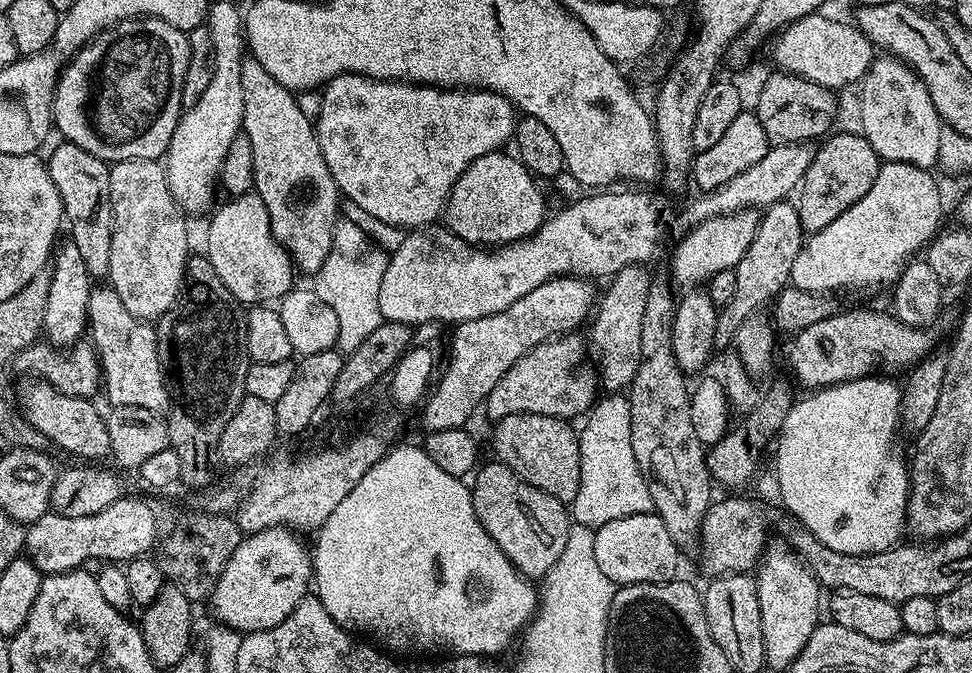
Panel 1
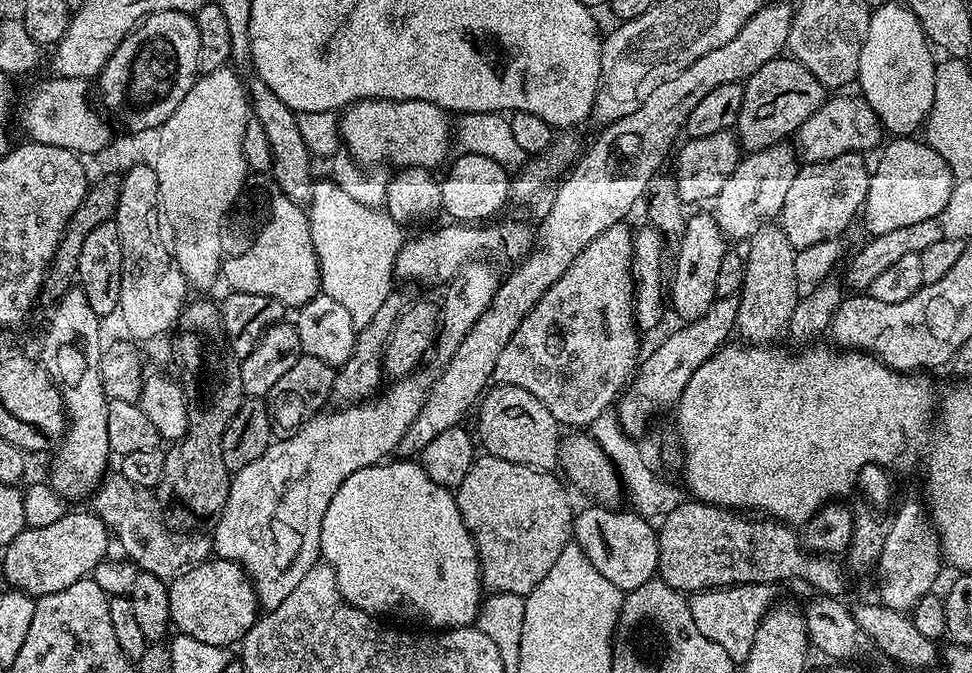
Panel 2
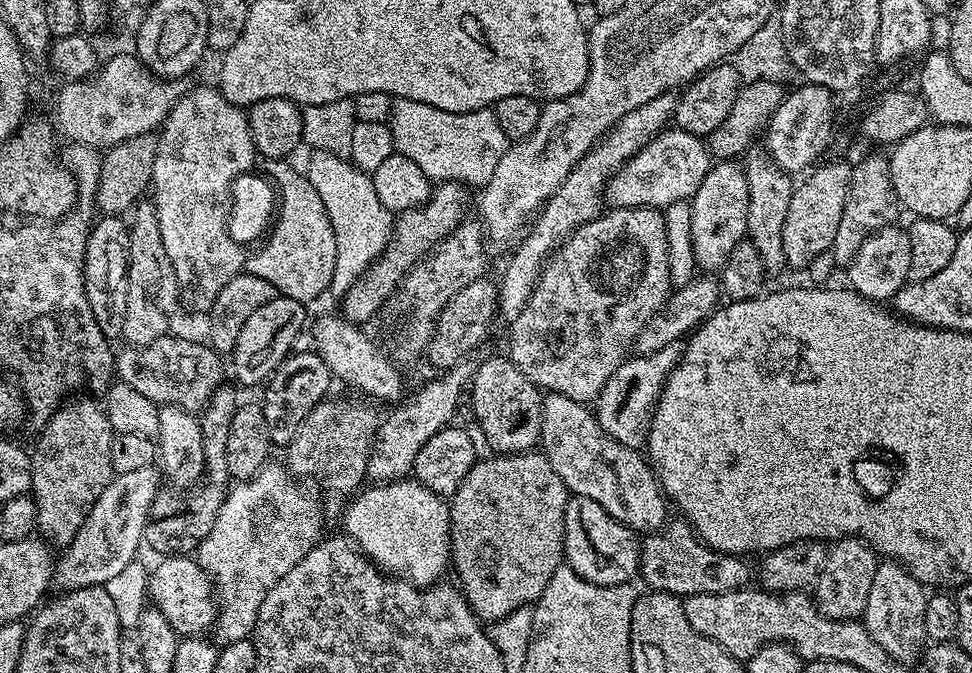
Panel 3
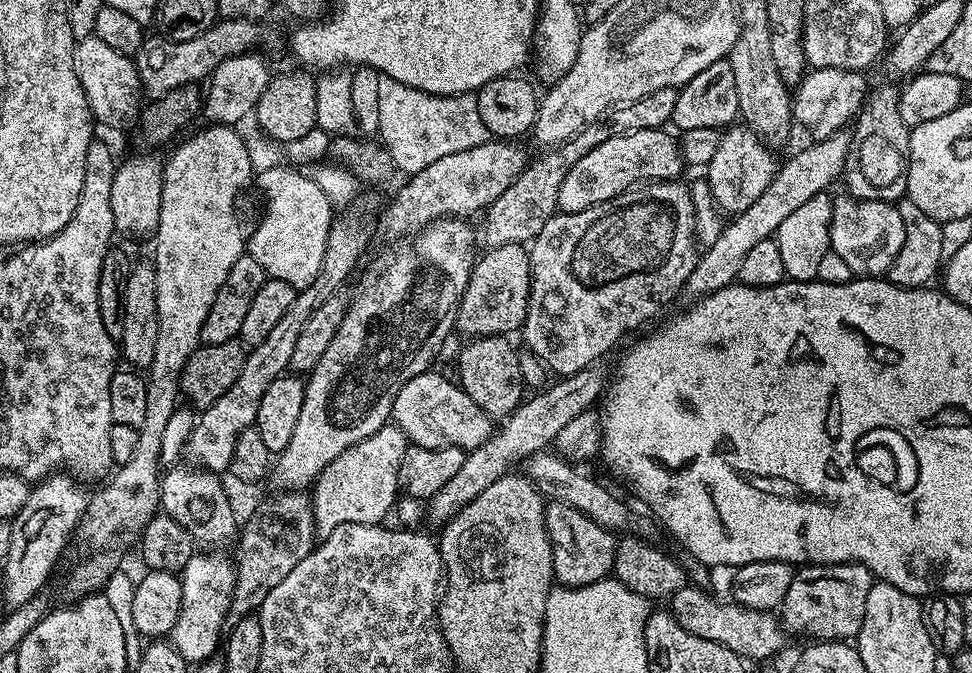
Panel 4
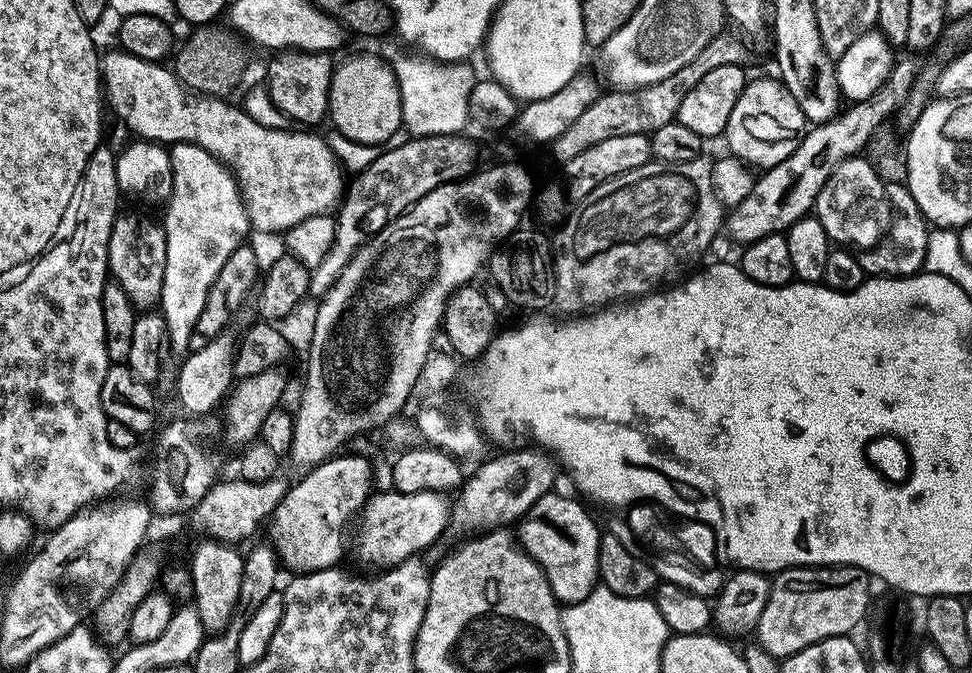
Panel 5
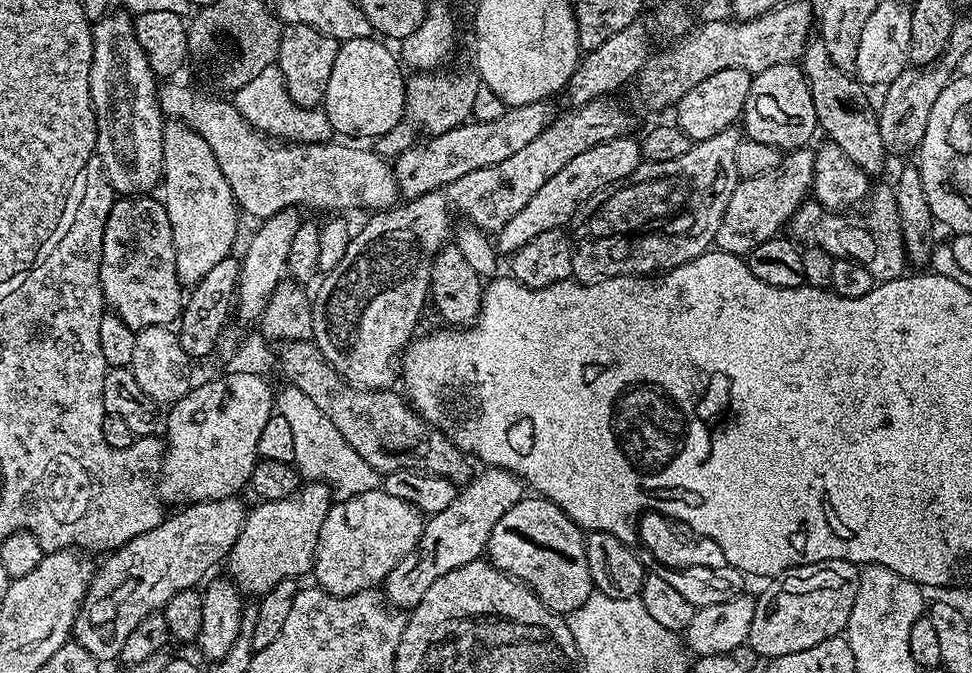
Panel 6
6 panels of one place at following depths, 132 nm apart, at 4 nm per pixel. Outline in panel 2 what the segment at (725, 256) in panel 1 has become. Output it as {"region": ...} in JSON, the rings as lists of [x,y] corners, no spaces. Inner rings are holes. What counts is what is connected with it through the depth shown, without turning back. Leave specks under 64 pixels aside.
{"region":[[[781,142],[761,152],[747,153],[714,201],[714,215],[725,237],[732,242],[747,242],[759,228],[775,221],[786,202],[786,194],[794,183],[797,171],[798,152],[791,143]]]}

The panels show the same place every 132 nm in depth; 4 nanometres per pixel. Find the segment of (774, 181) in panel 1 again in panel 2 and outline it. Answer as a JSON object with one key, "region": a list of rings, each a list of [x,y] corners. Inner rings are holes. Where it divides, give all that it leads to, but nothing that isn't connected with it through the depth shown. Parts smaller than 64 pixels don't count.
{"region":[[[848,94],[833,95],[836,96],[833,100],[832,97],[825,99],[824,105],[814,114],[810,114],[810,118],[806,118],[806,122],[802,122],[802,126],[794,133],[794,144],[804,164],[826,162],[830,158],[838,158],[838,154],[846,154],[847,152],[868,154],[871,148],[877,147],[876,149],[879,149],[881,147],[886,133],[872,107],[864,103],[863,99],[855,98],[856,100],[851,100],[850,97],[844,95]]]}

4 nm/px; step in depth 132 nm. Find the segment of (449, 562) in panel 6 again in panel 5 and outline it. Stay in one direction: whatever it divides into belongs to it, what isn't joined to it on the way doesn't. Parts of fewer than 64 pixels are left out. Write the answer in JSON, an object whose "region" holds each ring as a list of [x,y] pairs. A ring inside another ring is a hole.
{"region":[[[520,446],[515,450],[502,452],[504,453],[501,456],[496,456],[493,460],[485,459],[483,461],[485,464],[473,476],[471,473],[463,481],[456,494],[458,496],[451,505],[451,523],[455,527],[457,524],[458,527],[465,528],[468,534],[495,526],[515,525],[530,510],[530,506],[538,502],[538,498],[542,498],[557,487],[558,464],[552,452],[541,450],[536,446]],[[516,450],[517,452],[512,452]]]}

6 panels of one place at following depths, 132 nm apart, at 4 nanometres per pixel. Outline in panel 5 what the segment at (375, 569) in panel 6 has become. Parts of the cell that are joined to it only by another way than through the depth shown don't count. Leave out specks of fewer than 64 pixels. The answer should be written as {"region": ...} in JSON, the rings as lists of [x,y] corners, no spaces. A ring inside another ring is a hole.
{"region":[[[377,491],[369,499],[362,509],[362,521],[364,525],[360,528],[360,556],[368,564],[377,564],[380,570],[393,568],[404,560],[419,557],[447,528],[450,528],[450,500],[444,496],[443,491],[419,492],[418,494],[406,494],[405,492]]]}

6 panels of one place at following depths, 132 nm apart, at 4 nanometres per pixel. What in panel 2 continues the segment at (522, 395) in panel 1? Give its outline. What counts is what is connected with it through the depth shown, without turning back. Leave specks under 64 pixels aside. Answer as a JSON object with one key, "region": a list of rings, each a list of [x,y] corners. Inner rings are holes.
{"region":[[[621,222],[602,230],[570,262],[566,274],[542,294],[542,298],[526,314],[526,318],[514,330],[514,338],[506,342],[498,362],[494,362],[493,381],[496,384],[518,386],[530,390],[550,414],[562,426],[590,426],[617,403],[618,397],[628,387],[637,367],[640,352],[640,336],[634,311],[634,281],[632,279],[633,229]]]}

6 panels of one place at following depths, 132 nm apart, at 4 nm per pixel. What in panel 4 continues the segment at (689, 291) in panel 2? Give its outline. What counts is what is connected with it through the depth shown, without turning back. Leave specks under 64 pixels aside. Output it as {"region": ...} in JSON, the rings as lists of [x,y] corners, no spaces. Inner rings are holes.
{"region":[[[732,126],[721,135],[718,151],[706,166],[706,179],[716,207],[724,214],[747,210],[766,191],[766,186],[776,177],[778,160],[772,157],[769,147],[751,128]]]}

